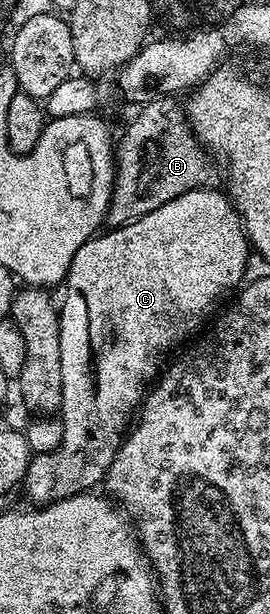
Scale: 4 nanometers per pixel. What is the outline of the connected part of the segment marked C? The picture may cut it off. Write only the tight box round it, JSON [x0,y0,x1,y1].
[22,189,250,507]

